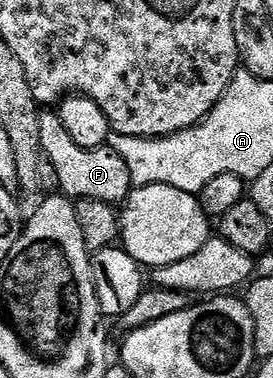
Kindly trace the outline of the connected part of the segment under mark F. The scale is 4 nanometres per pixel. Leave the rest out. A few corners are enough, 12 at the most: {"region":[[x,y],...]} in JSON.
{"region":[[41,112],[41,154],[56,187],[79,200],[124,205],[135,185],[108,146],[77,145]]}

